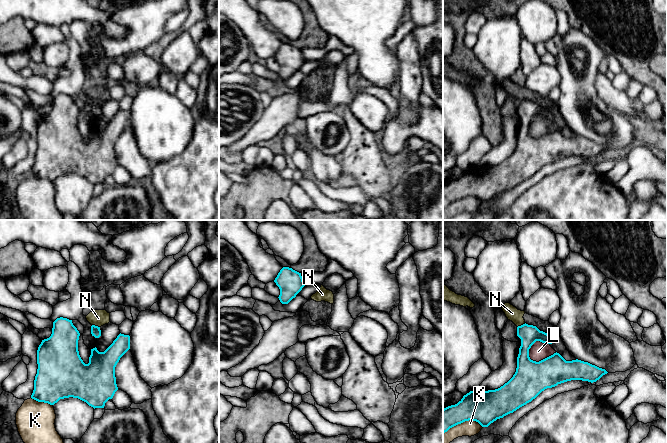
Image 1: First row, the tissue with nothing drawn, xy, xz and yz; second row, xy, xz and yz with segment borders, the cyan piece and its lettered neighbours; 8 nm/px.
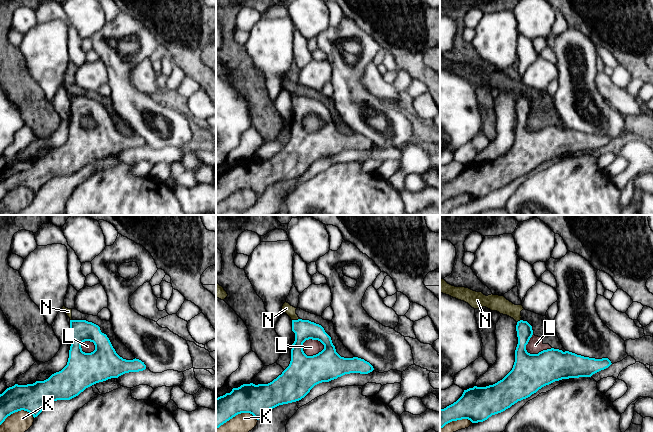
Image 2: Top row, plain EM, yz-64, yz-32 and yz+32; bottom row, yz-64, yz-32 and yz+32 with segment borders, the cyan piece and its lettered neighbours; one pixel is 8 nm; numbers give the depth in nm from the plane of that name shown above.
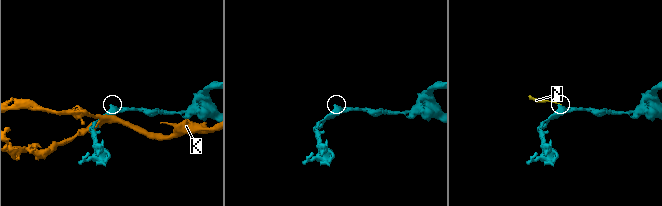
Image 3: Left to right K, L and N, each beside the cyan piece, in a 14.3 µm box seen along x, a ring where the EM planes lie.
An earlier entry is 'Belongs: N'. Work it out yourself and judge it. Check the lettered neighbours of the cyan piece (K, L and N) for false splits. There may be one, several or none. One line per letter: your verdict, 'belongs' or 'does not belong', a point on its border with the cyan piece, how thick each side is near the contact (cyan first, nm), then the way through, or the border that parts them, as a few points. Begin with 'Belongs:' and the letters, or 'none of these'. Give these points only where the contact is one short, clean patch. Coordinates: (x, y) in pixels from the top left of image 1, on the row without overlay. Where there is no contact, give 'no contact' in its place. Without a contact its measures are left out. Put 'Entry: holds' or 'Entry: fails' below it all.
Belongs: none of these
K: does not belong | yz (462, 198) | 260/130 nm
L: does not belong | yz (543, 135) | 280/140 nm | along yz (556, 128), (538, 137), (533, 137), (528, 132)
N: does not belong | yz (521, 101) | 160/110 nm | along yz (525, 99), (517, 103)
Entry: fails

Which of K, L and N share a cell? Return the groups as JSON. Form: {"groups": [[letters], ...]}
{"groups": [["K"], ["L", "N"]]}

